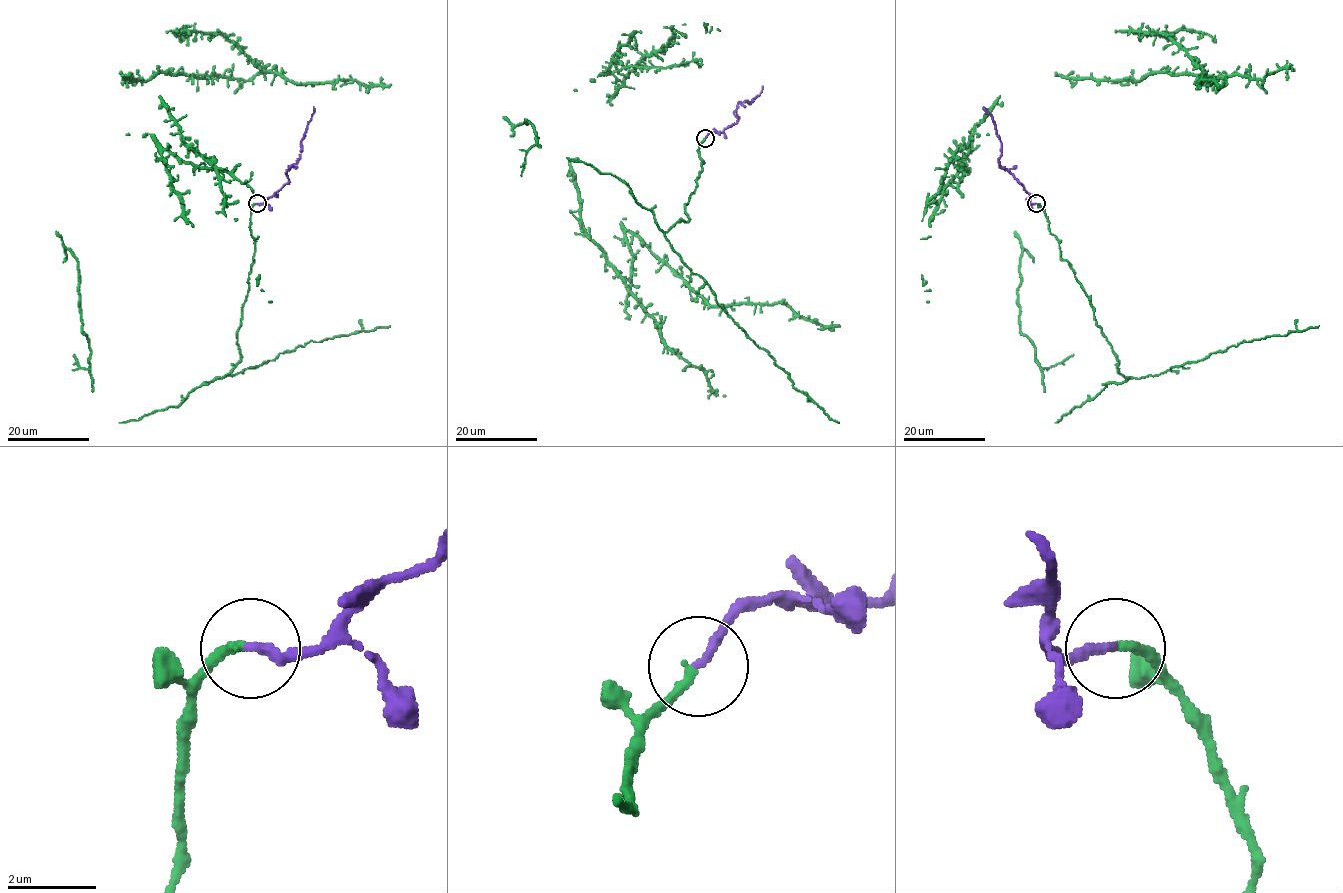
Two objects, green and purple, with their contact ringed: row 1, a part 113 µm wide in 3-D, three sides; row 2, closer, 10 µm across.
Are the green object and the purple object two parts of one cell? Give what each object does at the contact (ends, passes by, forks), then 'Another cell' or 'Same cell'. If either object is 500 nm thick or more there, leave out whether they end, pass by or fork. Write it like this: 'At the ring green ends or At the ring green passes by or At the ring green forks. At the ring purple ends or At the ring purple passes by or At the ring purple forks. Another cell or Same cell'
At the ring green ends. At the ring purple ends. Same cell

